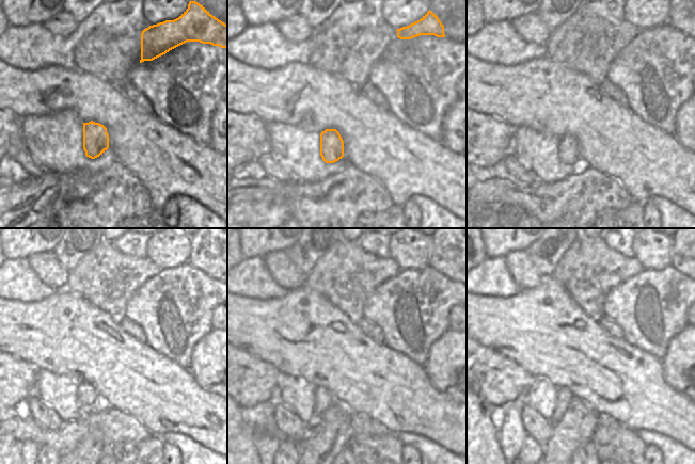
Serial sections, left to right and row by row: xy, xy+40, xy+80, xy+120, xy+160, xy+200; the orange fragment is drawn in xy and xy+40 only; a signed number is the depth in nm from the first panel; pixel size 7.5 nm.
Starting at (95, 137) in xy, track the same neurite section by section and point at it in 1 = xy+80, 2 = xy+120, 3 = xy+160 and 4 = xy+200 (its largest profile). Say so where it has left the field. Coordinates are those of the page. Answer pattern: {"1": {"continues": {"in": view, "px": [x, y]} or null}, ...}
{"1": {"continues": {"in": "xy+80", "px": [568, 149]}}, "2": {"continues": {"in": "xy+120", "px": [87, 395]}}, "3": {"continues": {"in": "xy+160", "px": [322, 399]}}, "4": {"continues": {"in": "xy+200", "px": [564, 398]}}}

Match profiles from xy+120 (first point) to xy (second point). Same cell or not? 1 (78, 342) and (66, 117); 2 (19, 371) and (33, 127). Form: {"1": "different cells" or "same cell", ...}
{"1": "different cells", "2": "different cells"}

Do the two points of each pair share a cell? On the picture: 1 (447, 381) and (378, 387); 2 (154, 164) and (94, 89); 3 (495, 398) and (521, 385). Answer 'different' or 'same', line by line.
1: different
2: same
3: same

